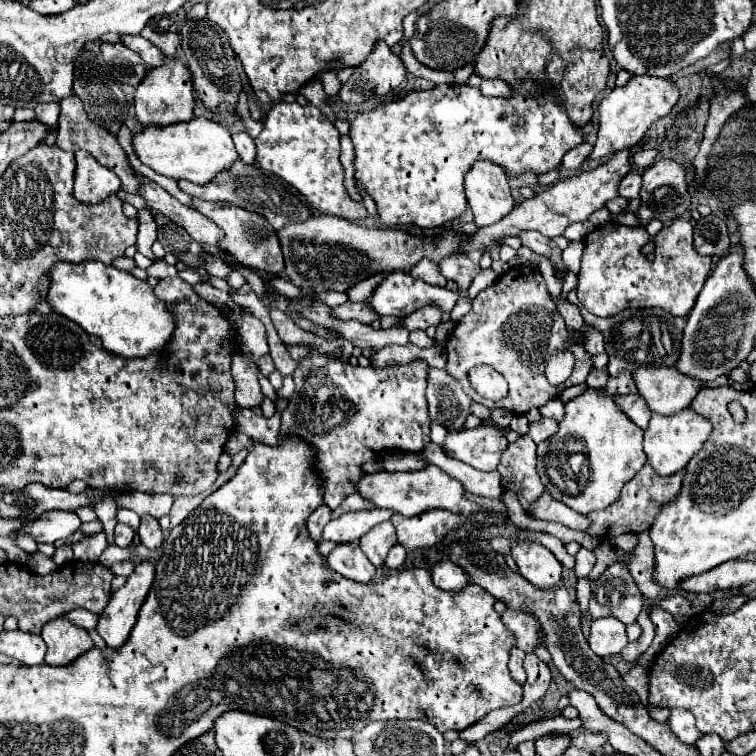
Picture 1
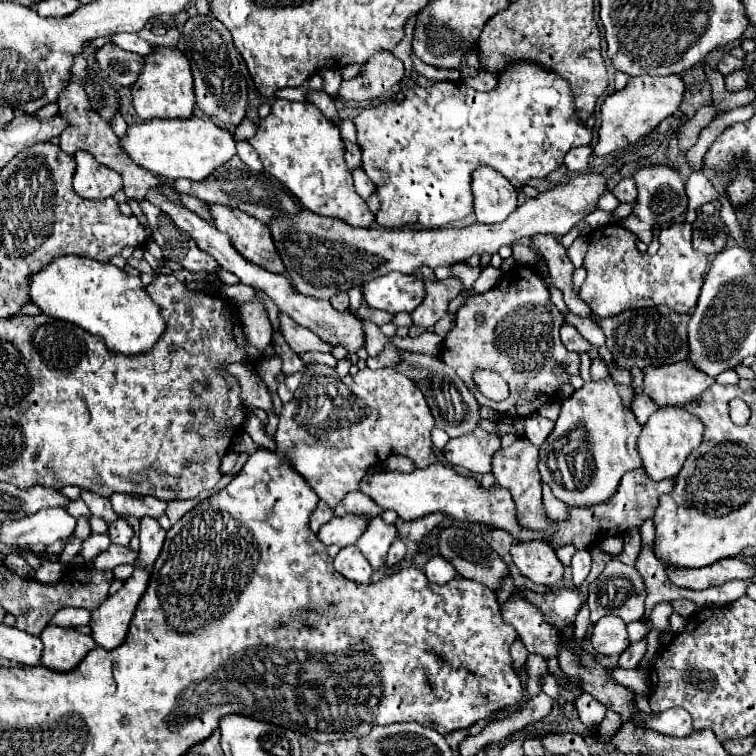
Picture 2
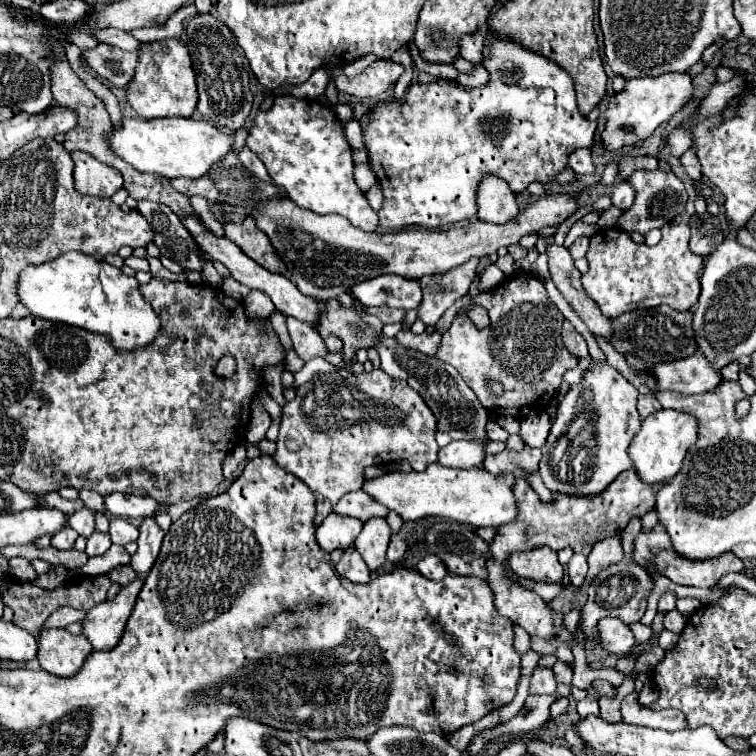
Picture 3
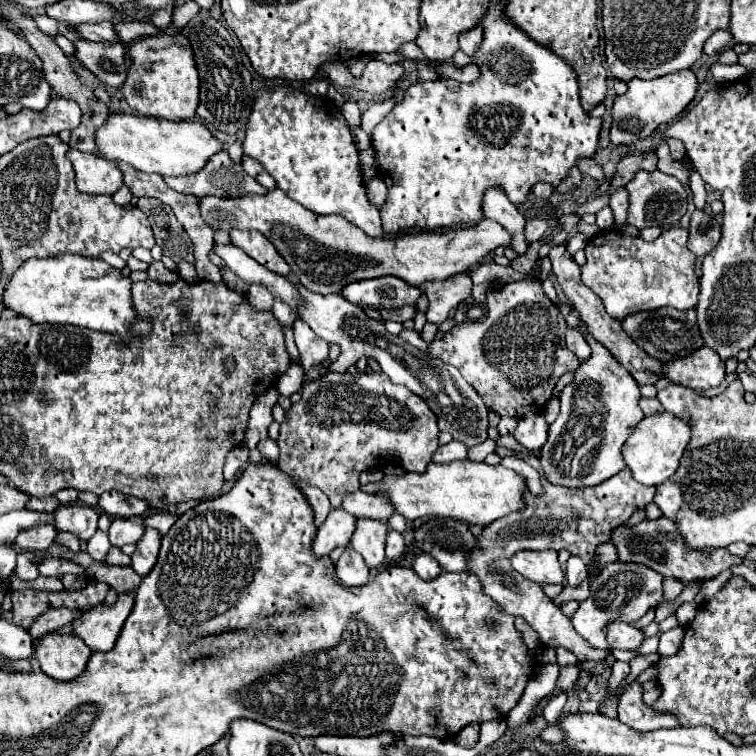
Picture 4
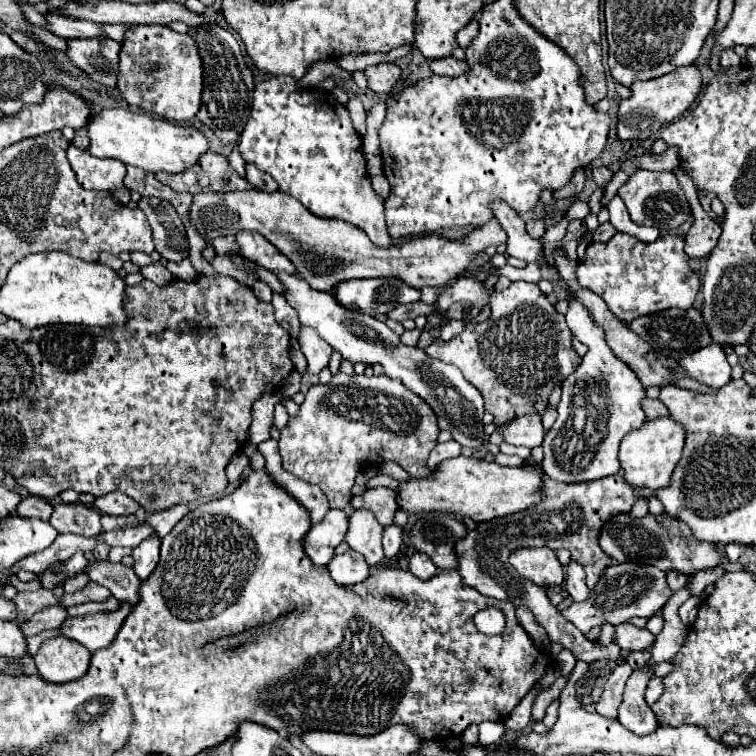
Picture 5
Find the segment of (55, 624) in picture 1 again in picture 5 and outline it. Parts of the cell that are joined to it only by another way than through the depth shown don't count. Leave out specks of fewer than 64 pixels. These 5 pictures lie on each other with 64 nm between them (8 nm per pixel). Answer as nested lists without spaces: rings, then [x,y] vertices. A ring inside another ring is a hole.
[[[56,636],[44,640],[34,660],[38,674],[48,682],[70,682],[86,674],[90,664],[90,650],[80,646],[76,640]]]

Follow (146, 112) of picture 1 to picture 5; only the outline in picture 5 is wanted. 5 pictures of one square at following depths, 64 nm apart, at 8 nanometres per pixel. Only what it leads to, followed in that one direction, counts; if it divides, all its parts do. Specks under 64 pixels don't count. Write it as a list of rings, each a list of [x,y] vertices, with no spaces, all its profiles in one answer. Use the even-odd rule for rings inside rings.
[[[132,26],[120,50],[118,90],[130,106],[138,106],[158,118],[170,122],[192,120],[200,108],[202,64],[190,34],[178,34],[168,26]]]

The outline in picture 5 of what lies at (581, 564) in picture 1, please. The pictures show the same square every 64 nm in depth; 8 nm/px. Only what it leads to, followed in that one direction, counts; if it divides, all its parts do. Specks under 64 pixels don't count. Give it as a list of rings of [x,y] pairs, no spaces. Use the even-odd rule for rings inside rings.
[[[574,560],[566,566],[566,590],[570,592],[574,602],[582,602],[588,598],[588,586],[584,582],[584,568]]]

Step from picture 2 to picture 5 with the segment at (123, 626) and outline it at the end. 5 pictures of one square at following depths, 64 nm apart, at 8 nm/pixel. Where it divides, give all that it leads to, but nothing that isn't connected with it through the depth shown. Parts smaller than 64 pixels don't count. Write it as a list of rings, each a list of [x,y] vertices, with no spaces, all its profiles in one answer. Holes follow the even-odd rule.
[[[122,602],[116,612],[96,612],[96,614],[88,614],[88,616],[68,618],[62,624],[62,634],[72,640],[78,640],[90,652],[108,648],[114,642],[114,638],[116,638],[118,630],[122,628],[122,622],[130,614],[130,610],[132,608],[128,608],[128,602]]]

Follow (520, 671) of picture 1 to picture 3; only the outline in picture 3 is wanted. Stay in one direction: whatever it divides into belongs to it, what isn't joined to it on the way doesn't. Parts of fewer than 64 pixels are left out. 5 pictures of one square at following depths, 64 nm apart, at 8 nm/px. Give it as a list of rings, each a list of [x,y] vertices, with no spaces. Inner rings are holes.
[[[514,626],[514,632],[516,632],[516,638],[514,638],[514,650],[518,656],[524,656],[528,650],[530,650],[530,638],[526,634],[526,630]]]

